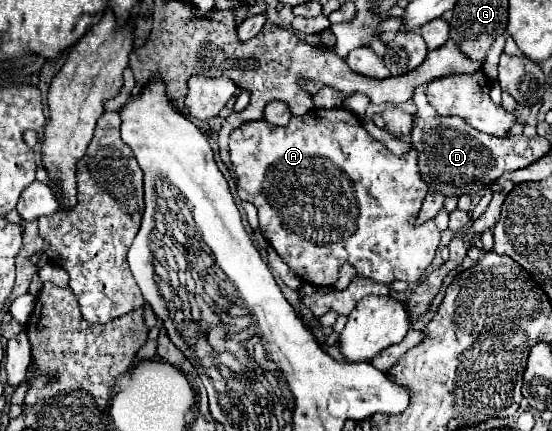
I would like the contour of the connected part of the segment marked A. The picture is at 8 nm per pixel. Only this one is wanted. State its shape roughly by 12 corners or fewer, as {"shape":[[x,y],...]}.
{"shape":[[347,109],[233,131],[237,195],[301,281],[417,283],[427,183]]}

